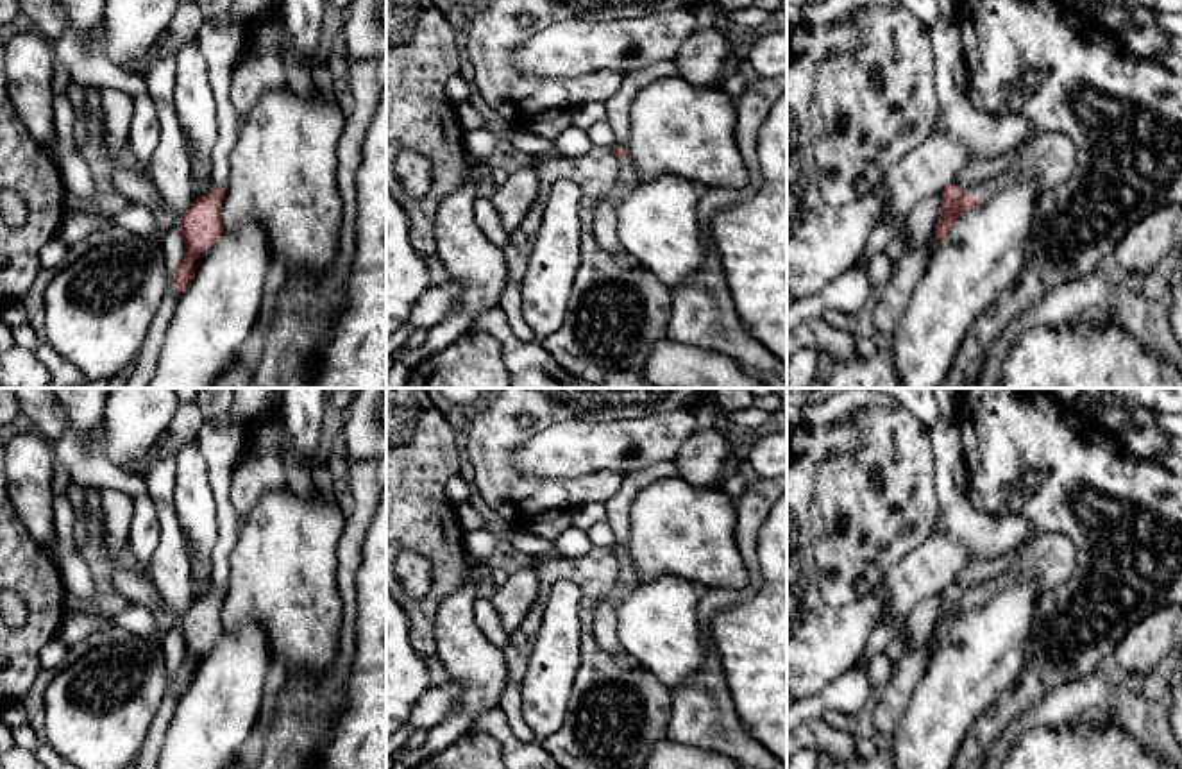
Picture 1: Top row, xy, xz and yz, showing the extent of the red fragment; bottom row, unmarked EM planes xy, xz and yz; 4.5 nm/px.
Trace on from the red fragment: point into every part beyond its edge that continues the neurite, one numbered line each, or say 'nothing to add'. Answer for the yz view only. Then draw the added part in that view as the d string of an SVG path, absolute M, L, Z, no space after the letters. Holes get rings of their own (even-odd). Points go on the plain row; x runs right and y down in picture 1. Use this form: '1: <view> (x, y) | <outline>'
1: yz (1050, 560) | M1043 533L1037 538L1026 540L1017 549L1007 570L985 583L966 587L962 590L980 603L1012 581L1035 581L1037 587L1046 592L1069 581L1075 570L1076 547L1073 540L1064 533Z

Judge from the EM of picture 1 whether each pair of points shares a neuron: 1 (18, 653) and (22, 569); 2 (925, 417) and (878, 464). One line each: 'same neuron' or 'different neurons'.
1: same neuron
2: different neurons

